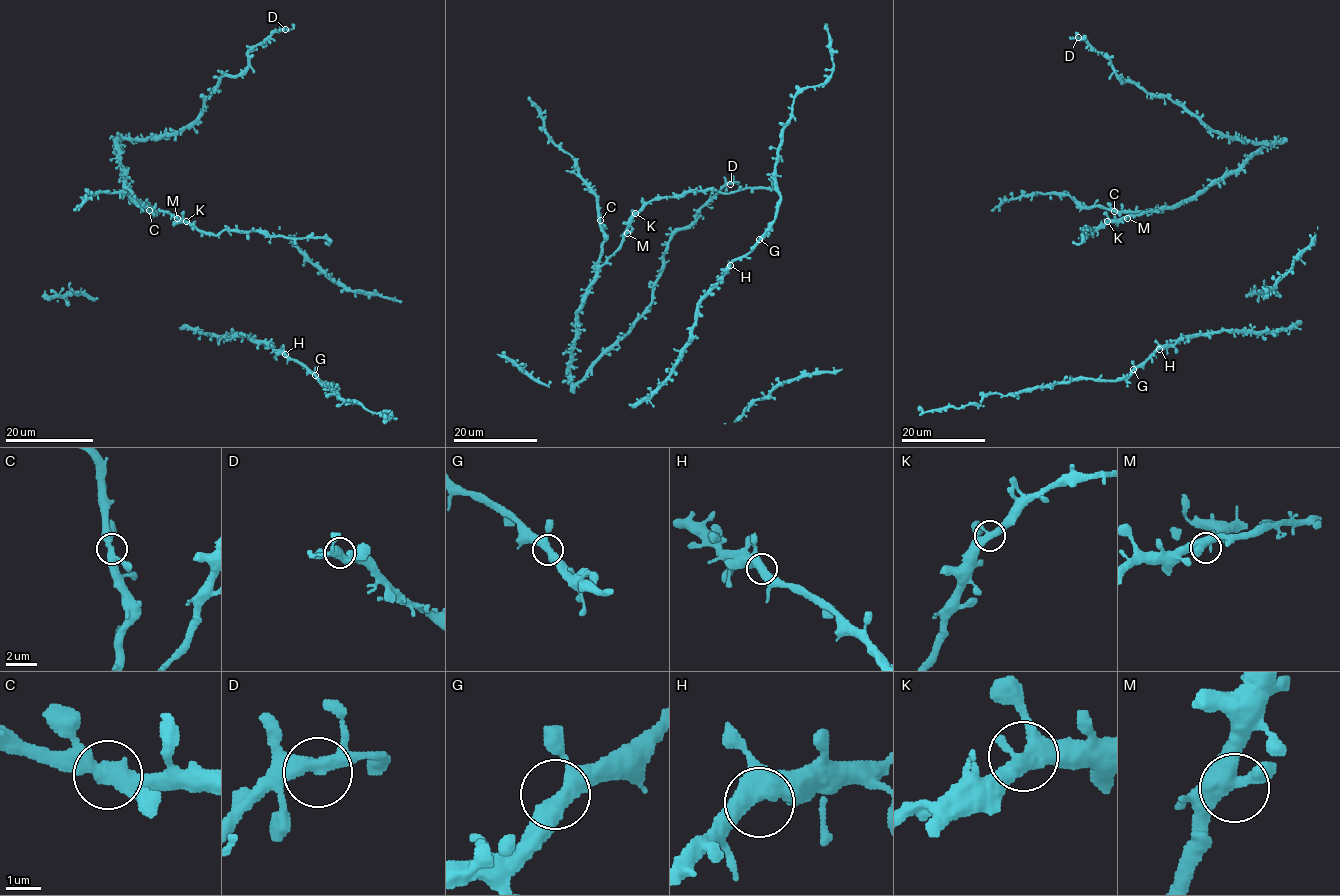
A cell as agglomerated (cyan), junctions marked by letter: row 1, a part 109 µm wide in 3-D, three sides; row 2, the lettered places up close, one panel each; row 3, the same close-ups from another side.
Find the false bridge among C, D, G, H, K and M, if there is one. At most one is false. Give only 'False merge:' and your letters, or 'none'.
False merge: none

